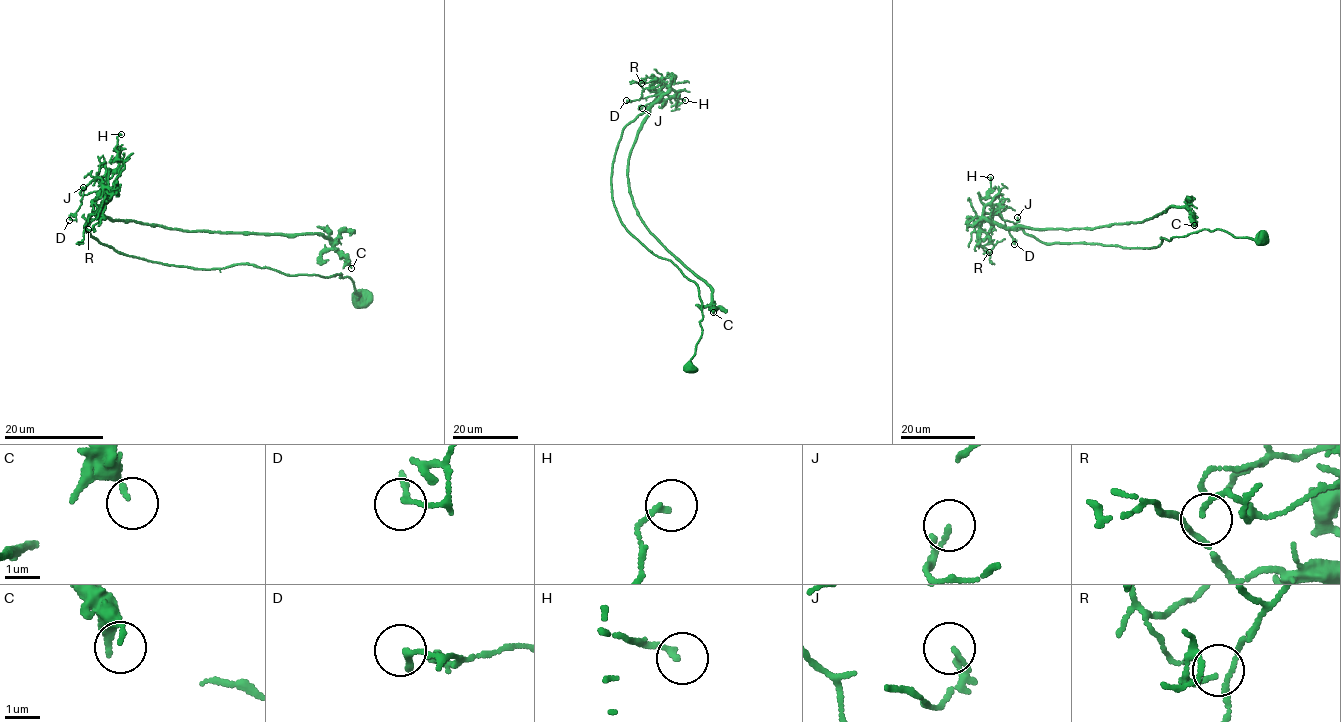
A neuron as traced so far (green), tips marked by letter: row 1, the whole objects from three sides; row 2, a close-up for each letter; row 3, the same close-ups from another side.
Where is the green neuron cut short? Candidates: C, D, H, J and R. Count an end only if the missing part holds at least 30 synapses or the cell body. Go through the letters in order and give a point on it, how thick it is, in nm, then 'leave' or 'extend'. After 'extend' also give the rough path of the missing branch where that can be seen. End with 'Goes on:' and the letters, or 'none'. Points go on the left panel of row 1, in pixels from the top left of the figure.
C: place (351, 268); calibre 140 nm; leave
D: place (69, 220); calibre 200 nm; leave
H: place (121, 134); calibre 150 nm; leave
J: place (83, 187); calibre 160 nm; leave
R: place (88, 229); calibre 90 nm; leave
Goes on: none

